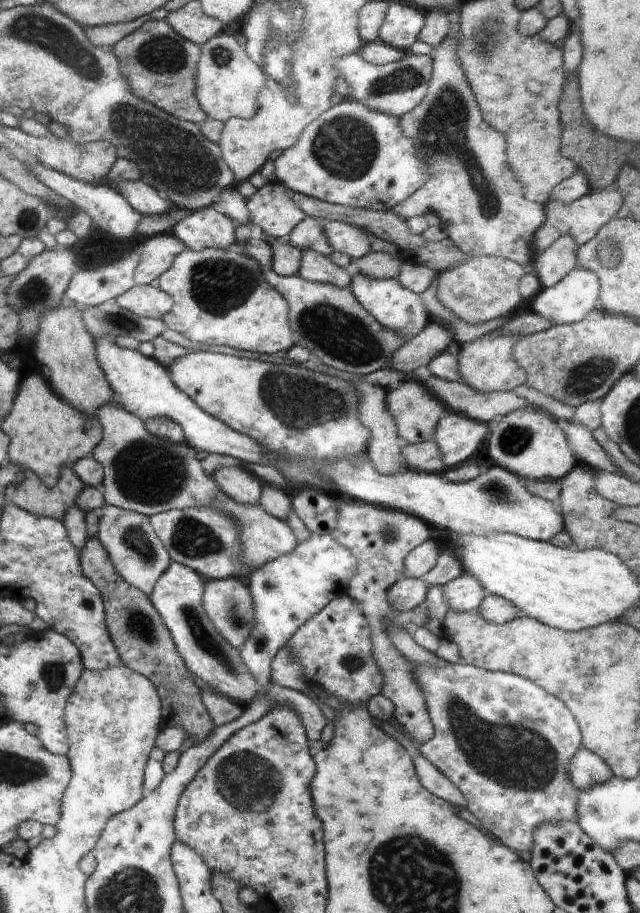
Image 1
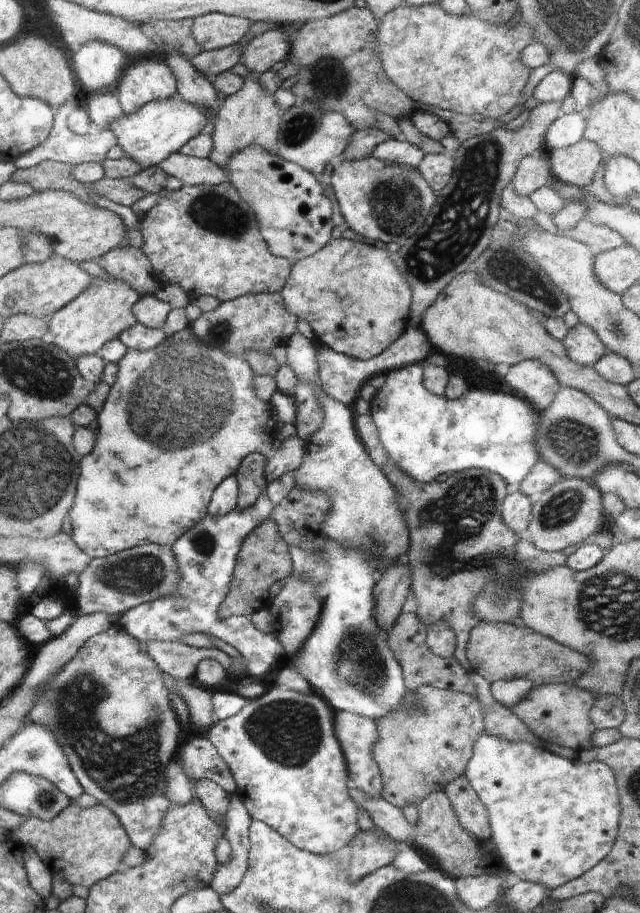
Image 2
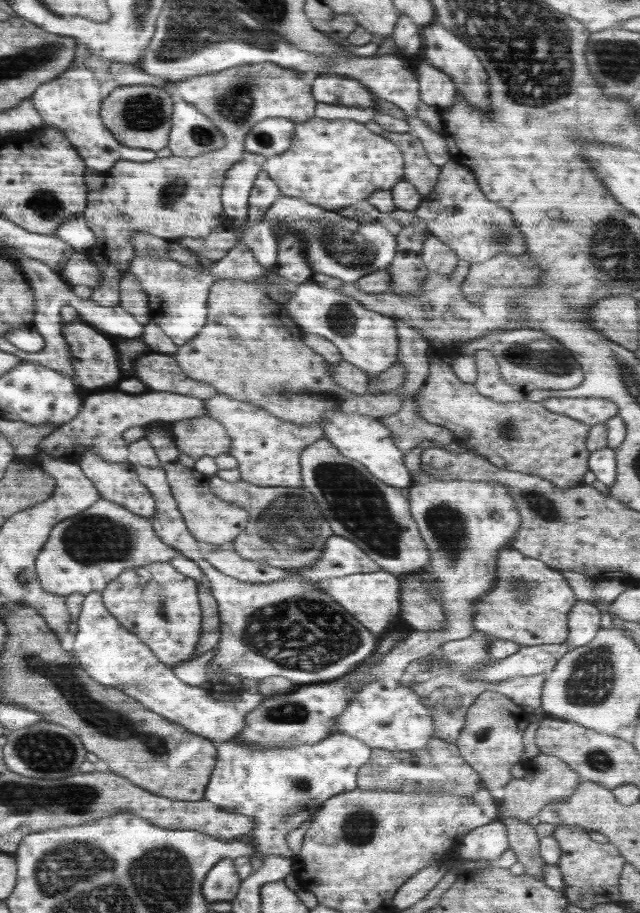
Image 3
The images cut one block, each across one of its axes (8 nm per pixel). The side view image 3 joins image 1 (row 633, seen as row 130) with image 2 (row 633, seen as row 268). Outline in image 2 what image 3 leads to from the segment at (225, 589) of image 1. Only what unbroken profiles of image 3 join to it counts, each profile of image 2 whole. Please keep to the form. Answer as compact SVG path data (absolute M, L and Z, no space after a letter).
M117 623L110 624L104 632L90 636L76 656L54 674L56 676L46 684L46 688L42 688L36 706L24 718L23 726L28 721L48 726L48 730L54 732L83 790L119 818L135 848L147 850L162 828L162 818L170 808L171 803L164 796L165 773L167 765L176 758L180 740L178 734L182 732L160 666L145 652L139 641Z

